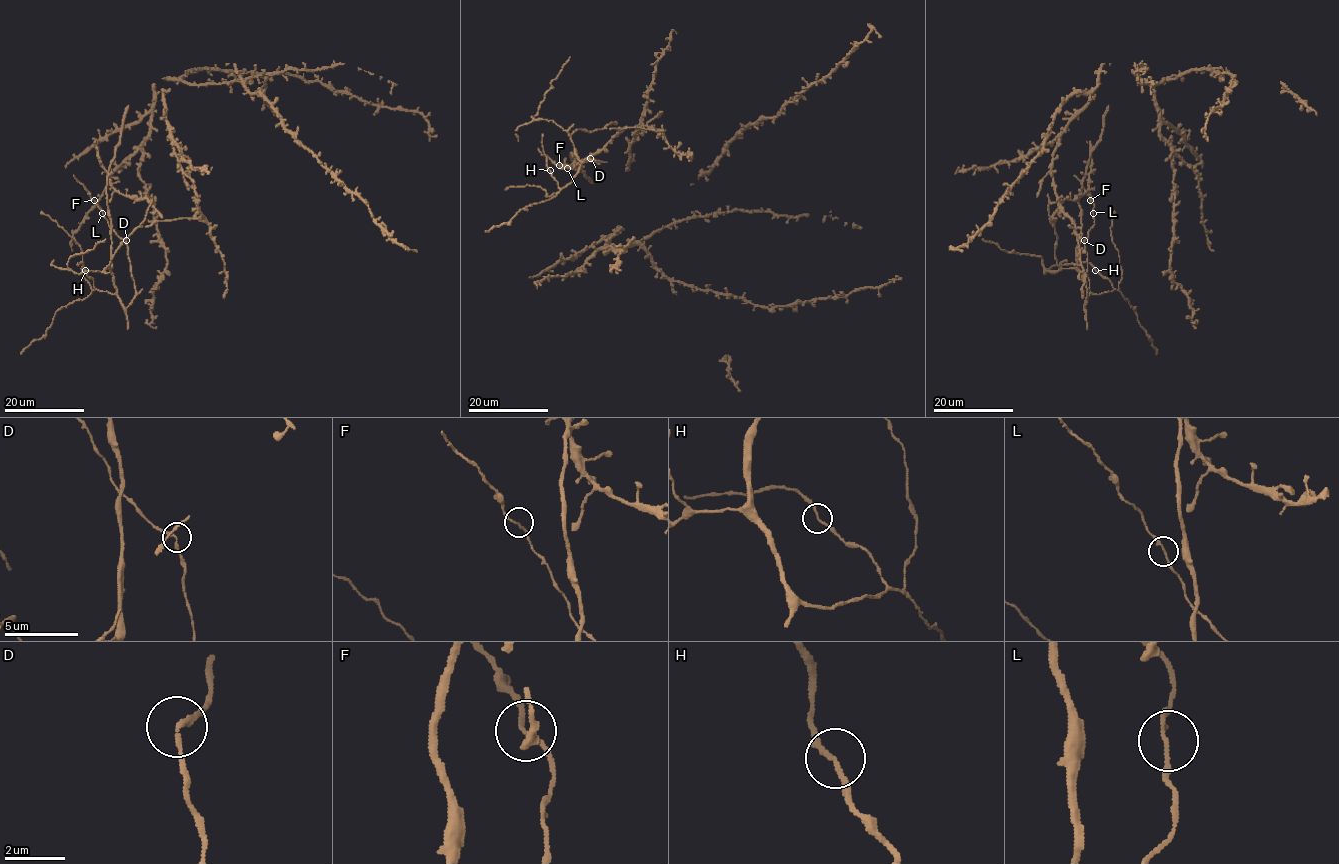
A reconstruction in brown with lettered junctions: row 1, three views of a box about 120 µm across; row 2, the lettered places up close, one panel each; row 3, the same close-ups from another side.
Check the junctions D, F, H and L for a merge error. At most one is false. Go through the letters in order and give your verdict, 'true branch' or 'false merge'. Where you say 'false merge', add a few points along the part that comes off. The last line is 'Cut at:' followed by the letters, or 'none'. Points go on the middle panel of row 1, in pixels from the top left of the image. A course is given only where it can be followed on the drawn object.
D: true branch
F: true branch
H: true branch
L: true branch
Cut at: none

